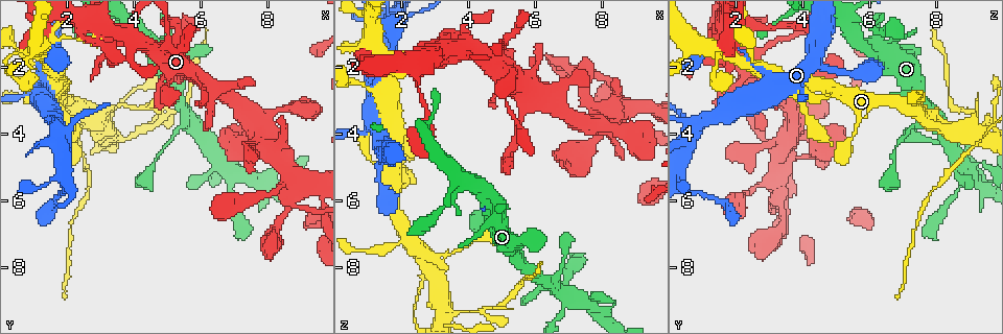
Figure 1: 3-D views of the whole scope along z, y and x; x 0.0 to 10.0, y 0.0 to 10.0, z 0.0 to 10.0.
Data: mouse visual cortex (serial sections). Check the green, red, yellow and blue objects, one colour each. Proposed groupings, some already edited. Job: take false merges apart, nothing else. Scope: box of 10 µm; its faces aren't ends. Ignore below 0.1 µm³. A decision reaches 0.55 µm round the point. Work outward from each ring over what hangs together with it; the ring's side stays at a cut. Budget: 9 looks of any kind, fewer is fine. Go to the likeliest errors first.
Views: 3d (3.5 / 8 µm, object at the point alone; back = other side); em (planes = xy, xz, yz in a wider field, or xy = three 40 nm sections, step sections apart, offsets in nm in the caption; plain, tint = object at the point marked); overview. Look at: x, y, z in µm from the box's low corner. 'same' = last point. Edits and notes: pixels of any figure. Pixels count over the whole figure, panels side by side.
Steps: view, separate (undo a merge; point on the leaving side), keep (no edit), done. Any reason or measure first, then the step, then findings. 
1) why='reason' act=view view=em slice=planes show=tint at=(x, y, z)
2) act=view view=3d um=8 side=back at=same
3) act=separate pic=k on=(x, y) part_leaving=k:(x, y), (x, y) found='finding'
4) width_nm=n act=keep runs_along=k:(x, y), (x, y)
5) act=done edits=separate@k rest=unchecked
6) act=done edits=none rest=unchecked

why='sudden change in width' act=view view=3d um=8 at=(3.50, 4.10, 9.40)

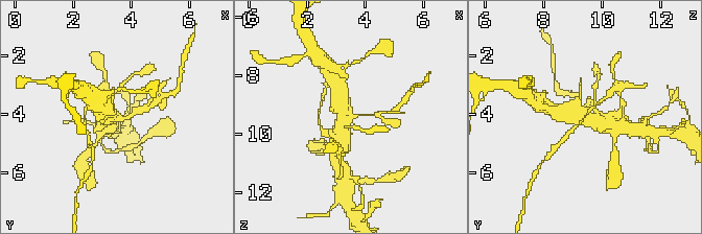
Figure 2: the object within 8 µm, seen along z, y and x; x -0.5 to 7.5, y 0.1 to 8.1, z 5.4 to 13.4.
why='zoom in' act=view view=3d um=3.5 side=back at=same

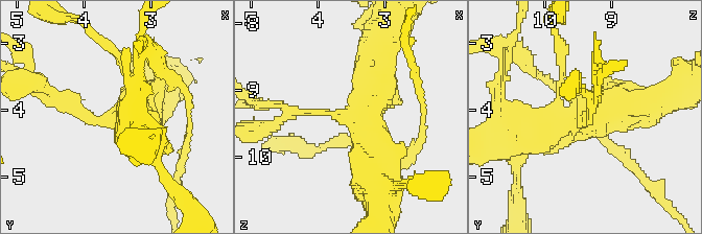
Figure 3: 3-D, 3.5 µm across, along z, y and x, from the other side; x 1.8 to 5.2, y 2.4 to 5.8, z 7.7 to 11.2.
act=keep found='one cell here'

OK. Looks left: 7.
act=view view=3d um=3.5 at=(1.70, 3.90, 0.70)

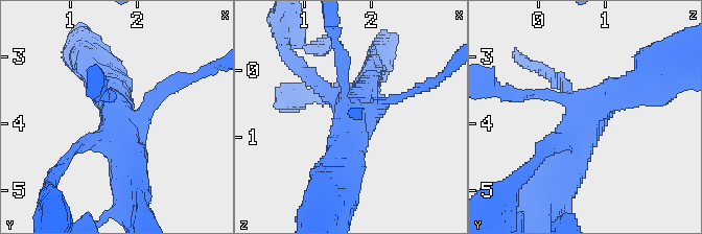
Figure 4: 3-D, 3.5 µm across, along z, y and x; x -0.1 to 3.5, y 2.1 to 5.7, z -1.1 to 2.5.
why='need the tissue' act=view view=em slice=xy step=2 show=tint at=(1.70, 3.95, 0.65)

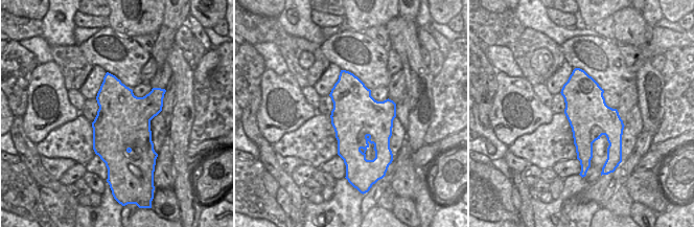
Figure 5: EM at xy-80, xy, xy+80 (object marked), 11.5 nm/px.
act=keep runs_along=4:(638, 89), (579, 123), (563, 185) found='continuous, no second cell'

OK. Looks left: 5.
why='small branch off a trunk' act=view view=3d um=3.5 at=(3.55, 1.00, 1.55)

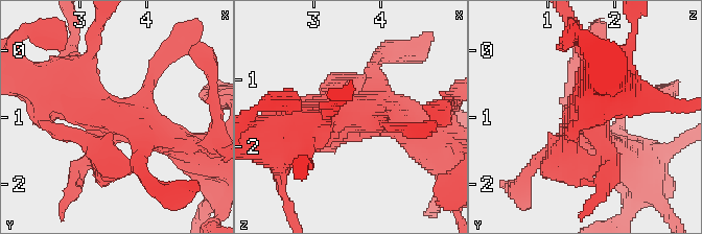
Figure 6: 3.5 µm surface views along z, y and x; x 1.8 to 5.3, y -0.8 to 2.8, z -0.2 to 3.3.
why='now the EM' act=view view=em slice=xy step=1 show=tint at=(3.60, 1.05, 1.50)

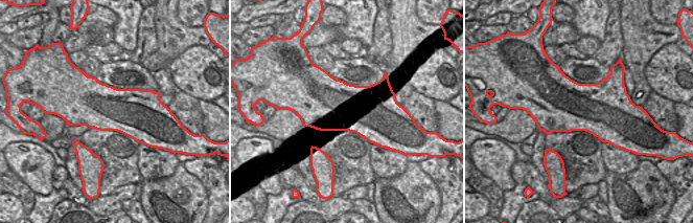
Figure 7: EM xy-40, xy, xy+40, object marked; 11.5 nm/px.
act=keep runs_along=6:(189, 150), (73, 93) found='one cell here'

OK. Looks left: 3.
why='thick turns thin' act=view view=3d um=3.5 at=(5.05, 2.75, 1.85)

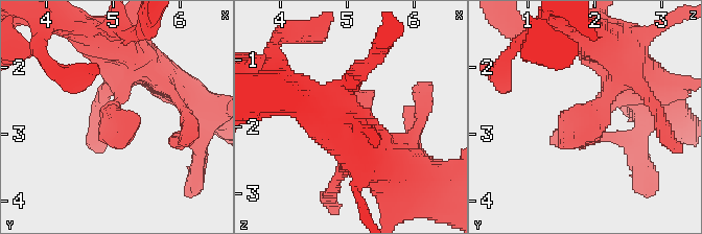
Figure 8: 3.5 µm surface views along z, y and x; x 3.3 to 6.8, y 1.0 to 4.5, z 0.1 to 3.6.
act=view view=em slice=xy step=1 show=tint at=(5.00, 2.75, 1.90)

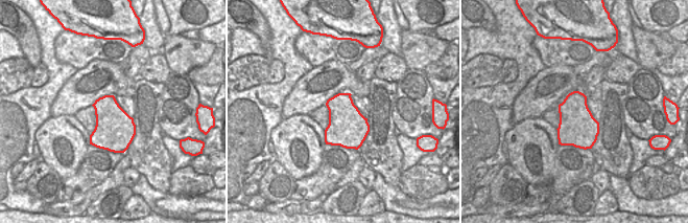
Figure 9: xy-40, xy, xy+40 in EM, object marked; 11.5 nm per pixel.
act=keep runs_along=8:(626, 60), (602, 104), (559, 146) found='one cell here'

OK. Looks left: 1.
act=done edits=none rest=unchecked

